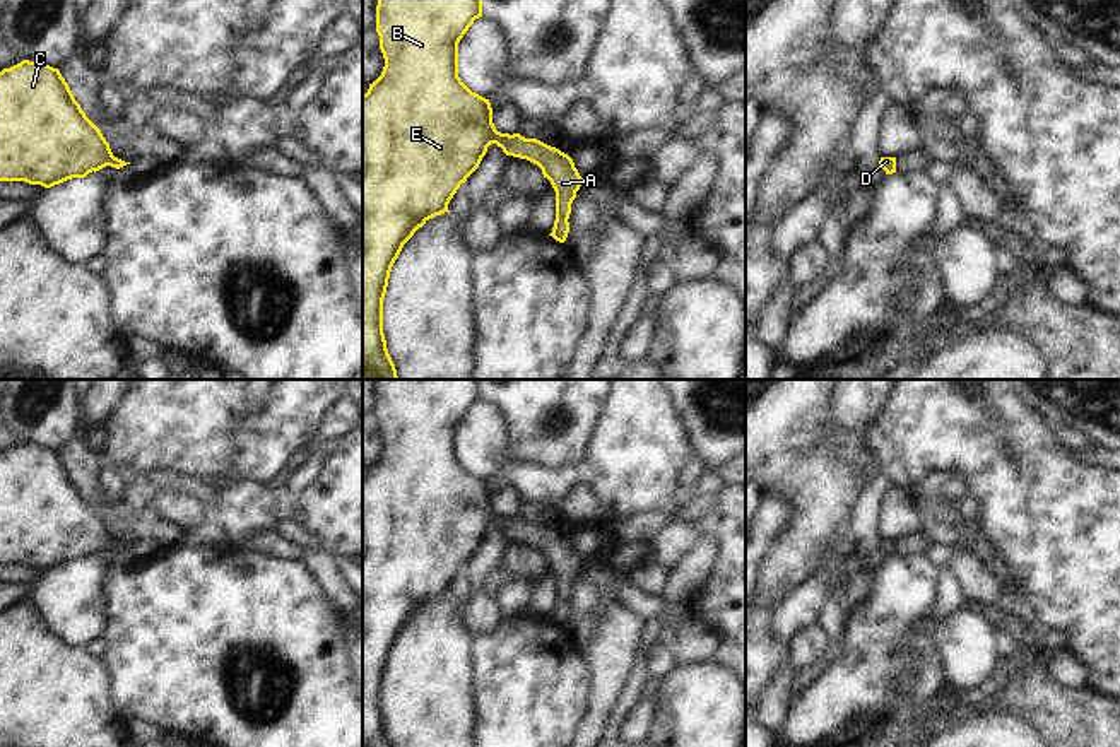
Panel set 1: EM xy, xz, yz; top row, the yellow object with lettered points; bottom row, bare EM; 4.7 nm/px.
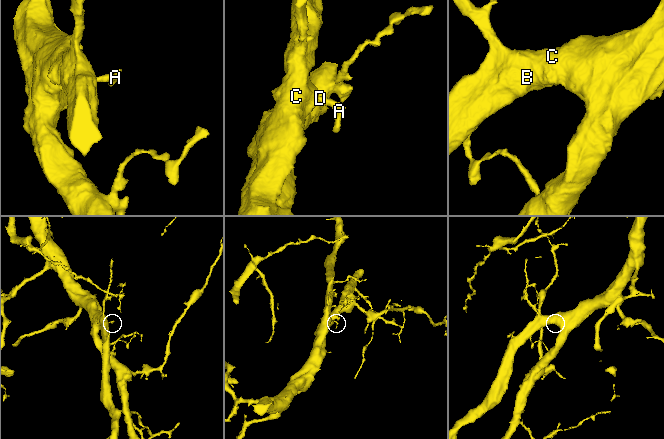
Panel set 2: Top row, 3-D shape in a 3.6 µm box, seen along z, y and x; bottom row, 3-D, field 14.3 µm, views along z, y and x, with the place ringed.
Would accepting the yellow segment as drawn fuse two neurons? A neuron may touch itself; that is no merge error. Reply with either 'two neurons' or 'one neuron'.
one neuron

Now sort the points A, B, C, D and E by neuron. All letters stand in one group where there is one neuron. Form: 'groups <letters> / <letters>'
groups A B C D E

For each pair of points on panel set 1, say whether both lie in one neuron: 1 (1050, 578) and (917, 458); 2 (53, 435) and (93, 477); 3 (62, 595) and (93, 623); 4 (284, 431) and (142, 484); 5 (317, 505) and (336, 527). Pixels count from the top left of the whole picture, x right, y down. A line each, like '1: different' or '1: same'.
1: same
2: different
3: same
4: different
5: same

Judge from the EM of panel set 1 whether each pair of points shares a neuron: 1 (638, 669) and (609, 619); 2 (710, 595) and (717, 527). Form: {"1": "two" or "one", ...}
{"1": "two", "2": "one"}

